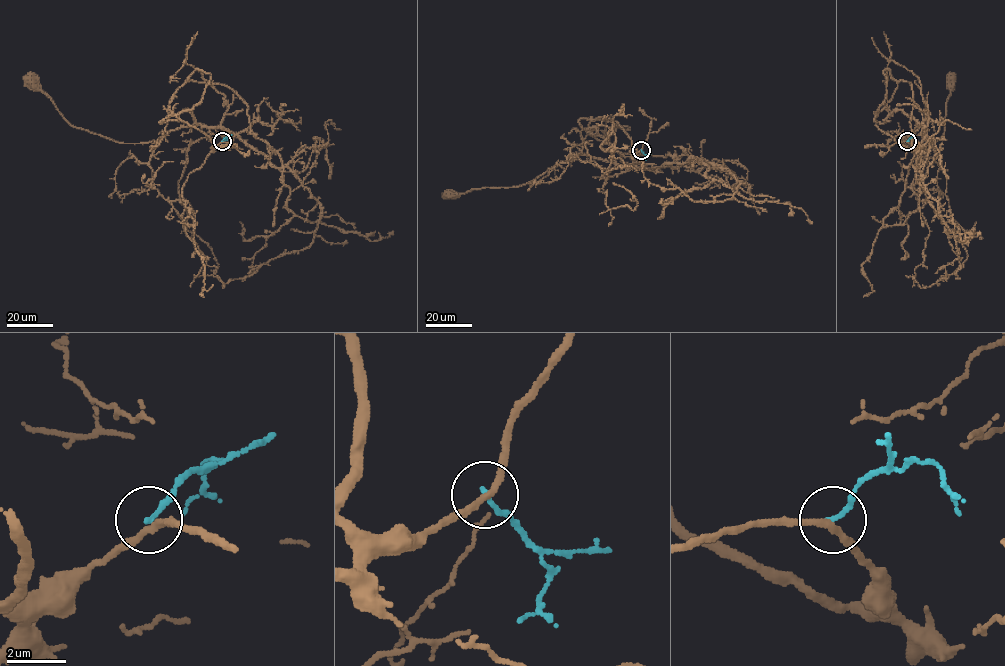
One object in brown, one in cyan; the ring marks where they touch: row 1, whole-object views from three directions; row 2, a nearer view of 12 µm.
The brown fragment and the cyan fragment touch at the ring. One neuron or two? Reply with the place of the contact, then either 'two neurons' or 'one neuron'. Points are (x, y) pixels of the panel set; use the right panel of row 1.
at (907, 141); two neurons

